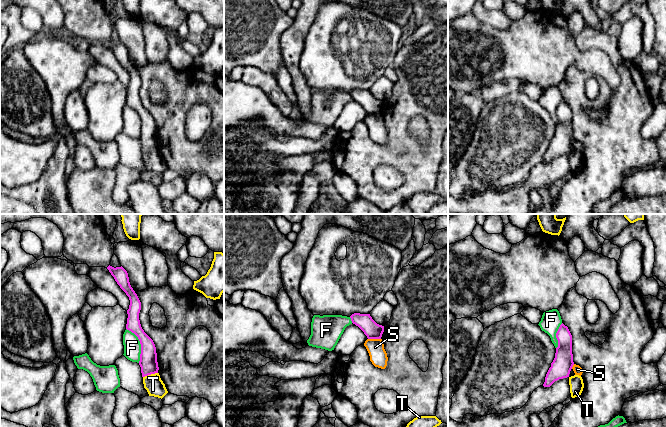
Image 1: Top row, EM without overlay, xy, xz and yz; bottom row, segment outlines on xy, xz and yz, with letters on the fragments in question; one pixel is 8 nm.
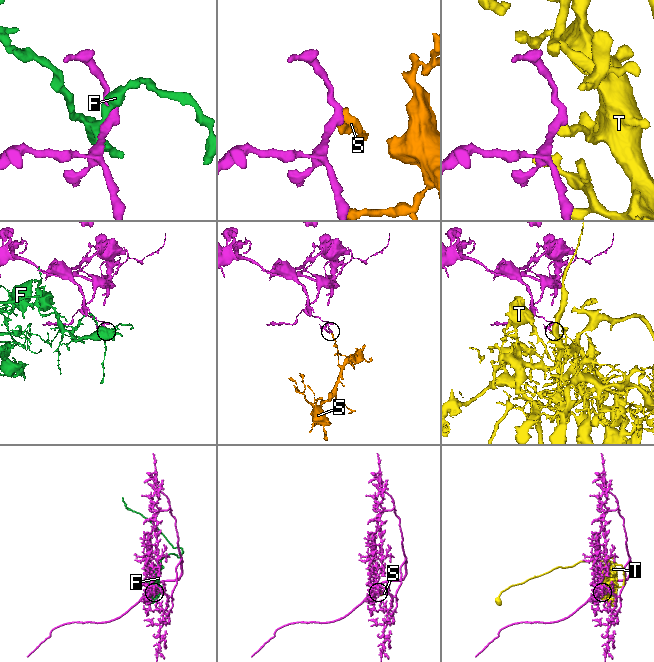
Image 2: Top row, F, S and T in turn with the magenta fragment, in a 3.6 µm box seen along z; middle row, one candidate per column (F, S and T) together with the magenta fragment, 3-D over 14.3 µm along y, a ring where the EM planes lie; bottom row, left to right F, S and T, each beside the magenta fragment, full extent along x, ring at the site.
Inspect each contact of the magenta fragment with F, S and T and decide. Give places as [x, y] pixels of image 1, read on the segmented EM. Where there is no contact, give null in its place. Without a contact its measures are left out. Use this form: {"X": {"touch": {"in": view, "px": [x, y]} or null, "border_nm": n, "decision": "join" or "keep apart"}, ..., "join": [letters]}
{"F": {"touch": {"in": "xy", "px": [140, 343]}, "border_nm": 300, "decision": "keep apart"}, "S": {"touch": {"in": "xz", "px": [374, 338]}, "border_nm": 100, "decision": "keep apart"}, "T": {"touch": {"in": "xy", "px": [150, 374]}, "border_nm": 130, "decision": "keep apart"}, "join": []}

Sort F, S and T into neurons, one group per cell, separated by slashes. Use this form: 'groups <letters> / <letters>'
groups F / S / T

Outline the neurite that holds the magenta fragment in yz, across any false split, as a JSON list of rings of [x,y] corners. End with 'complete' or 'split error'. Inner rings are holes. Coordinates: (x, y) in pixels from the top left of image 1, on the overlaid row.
[[[563,323],[556,333],[556,338],[558,340],[558,347],[556,348],[555,358],[546,374],[544,387],[550,387],[555,381],[569,377],[574,365],[572,335],[568,327]]]; complete

